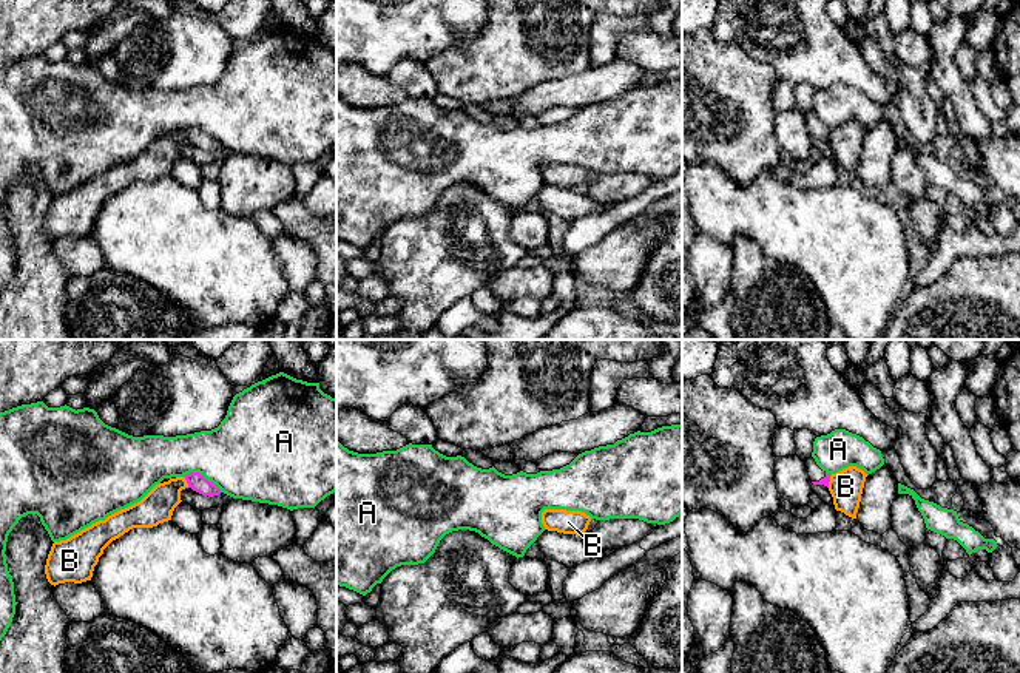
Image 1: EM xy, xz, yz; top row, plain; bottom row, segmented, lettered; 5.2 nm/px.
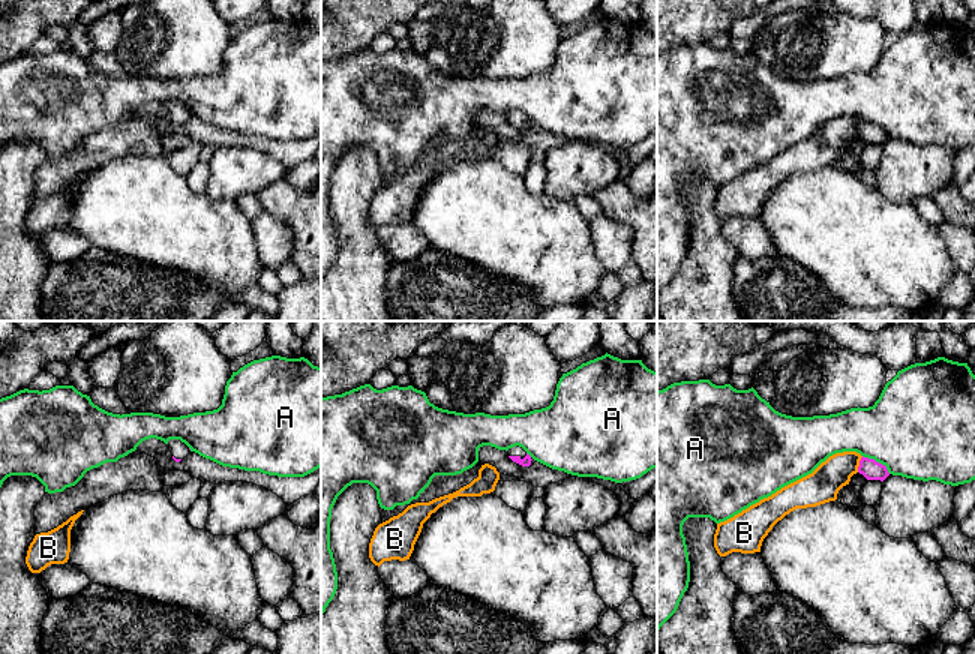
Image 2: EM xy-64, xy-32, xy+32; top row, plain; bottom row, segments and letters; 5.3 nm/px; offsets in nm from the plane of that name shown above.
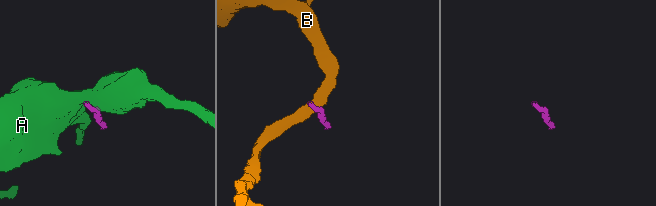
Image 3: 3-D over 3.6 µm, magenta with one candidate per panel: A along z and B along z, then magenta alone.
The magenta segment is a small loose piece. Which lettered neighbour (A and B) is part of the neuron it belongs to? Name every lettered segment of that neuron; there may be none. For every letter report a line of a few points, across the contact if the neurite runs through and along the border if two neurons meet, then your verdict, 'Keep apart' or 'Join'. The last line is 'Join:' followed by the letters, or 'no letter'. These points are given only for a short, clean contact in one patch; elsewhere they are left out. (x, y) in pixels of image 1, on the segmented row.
A: Line: xy (182, 476), (199, 473), (222, 491). Keep apart
B: Line: xy (184, 476), (189, 486). Keep apart
Join: no letter

